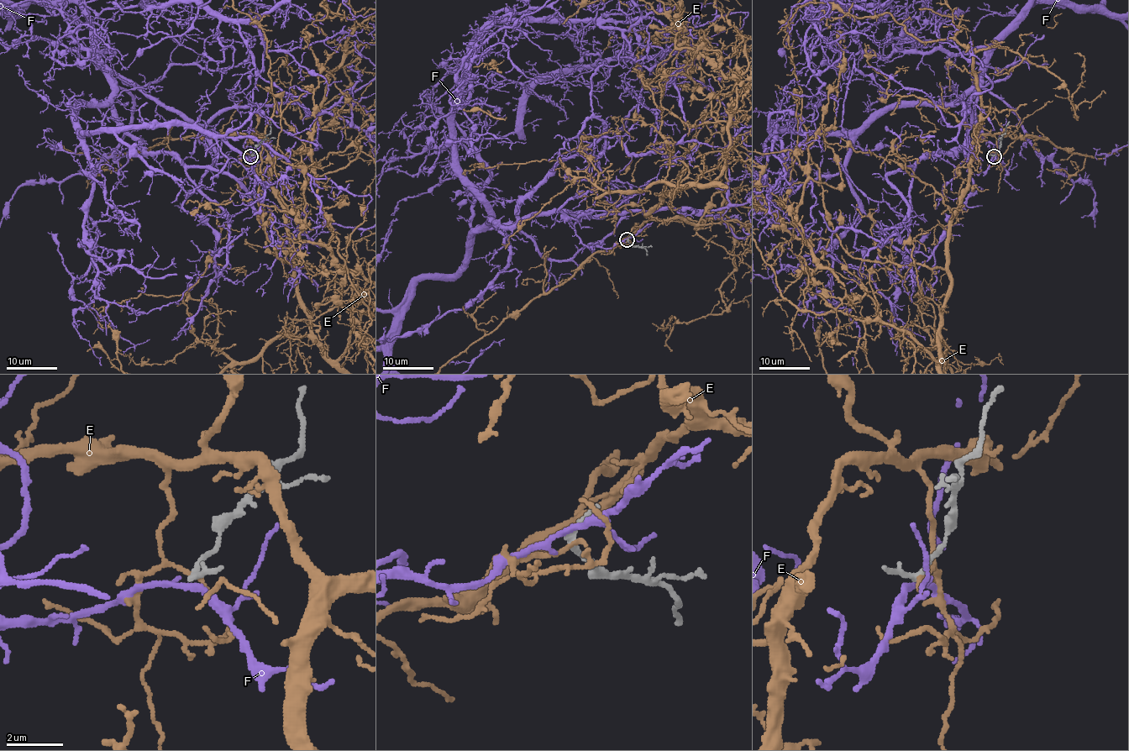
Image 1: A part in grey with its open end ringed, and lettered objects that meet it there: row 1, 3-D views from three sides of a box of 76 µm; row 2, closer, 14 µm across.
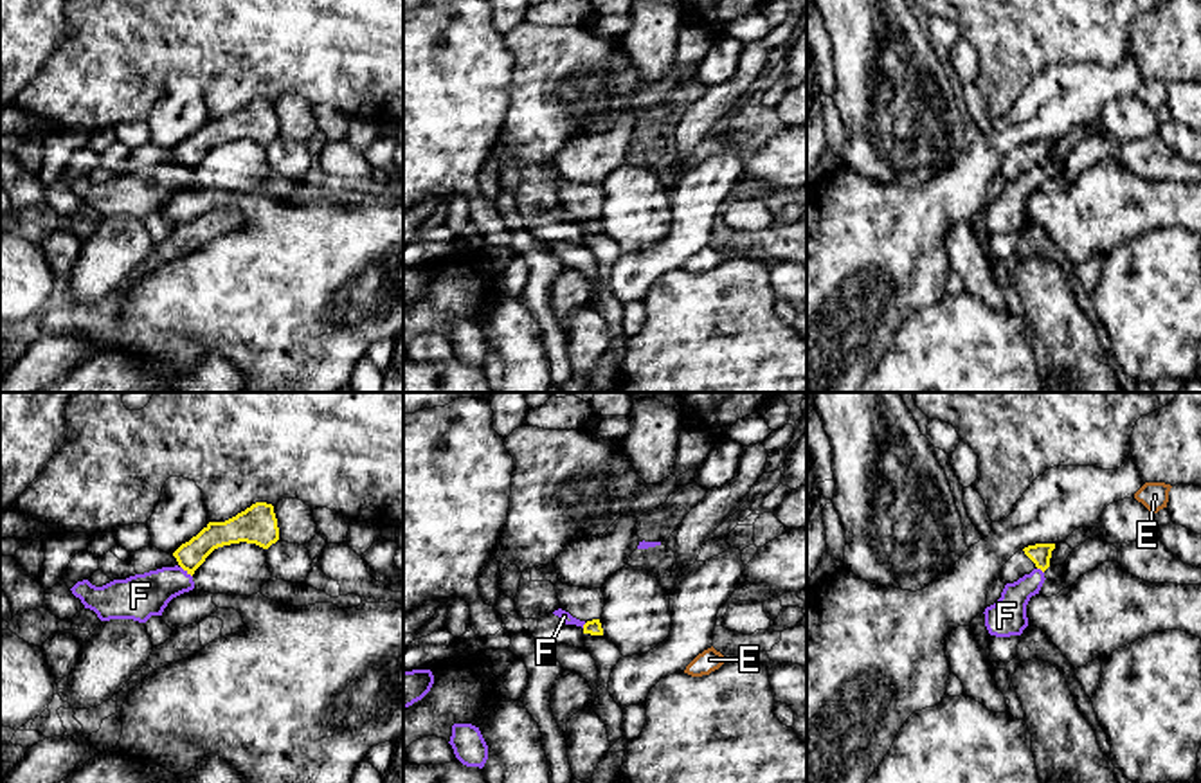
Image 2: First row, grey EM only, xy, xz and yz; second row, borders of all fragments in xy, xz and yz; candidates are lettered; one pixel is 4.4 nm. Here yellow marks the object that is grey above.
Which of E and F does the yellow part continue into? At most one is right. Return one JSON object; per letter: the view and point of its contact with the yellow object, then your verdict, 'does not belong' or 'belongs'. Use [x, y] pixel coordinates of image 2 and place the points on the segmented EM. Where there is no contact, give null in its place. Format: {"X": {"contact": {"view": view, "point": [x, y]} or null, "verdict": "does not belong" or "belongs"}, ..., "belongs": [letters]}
{"E": {"contact": null, "verdict": "does not belong"}, "F": {"contact": {"view": "xy", "point": [186, 569]}, "verdict": "does not belong"}, "belongs": []}

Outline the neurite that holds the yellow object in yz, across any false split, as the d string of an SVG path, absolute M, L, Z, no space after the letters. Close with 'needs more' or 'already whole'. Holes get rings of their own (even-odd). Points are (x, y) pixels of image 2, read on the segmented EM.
M1035 544L1017 551L1001 569L999 580L1014 583L1025 574L1030 574L1034 569L1043 572L1050 567L1052 551L1055 544Z; needs more

